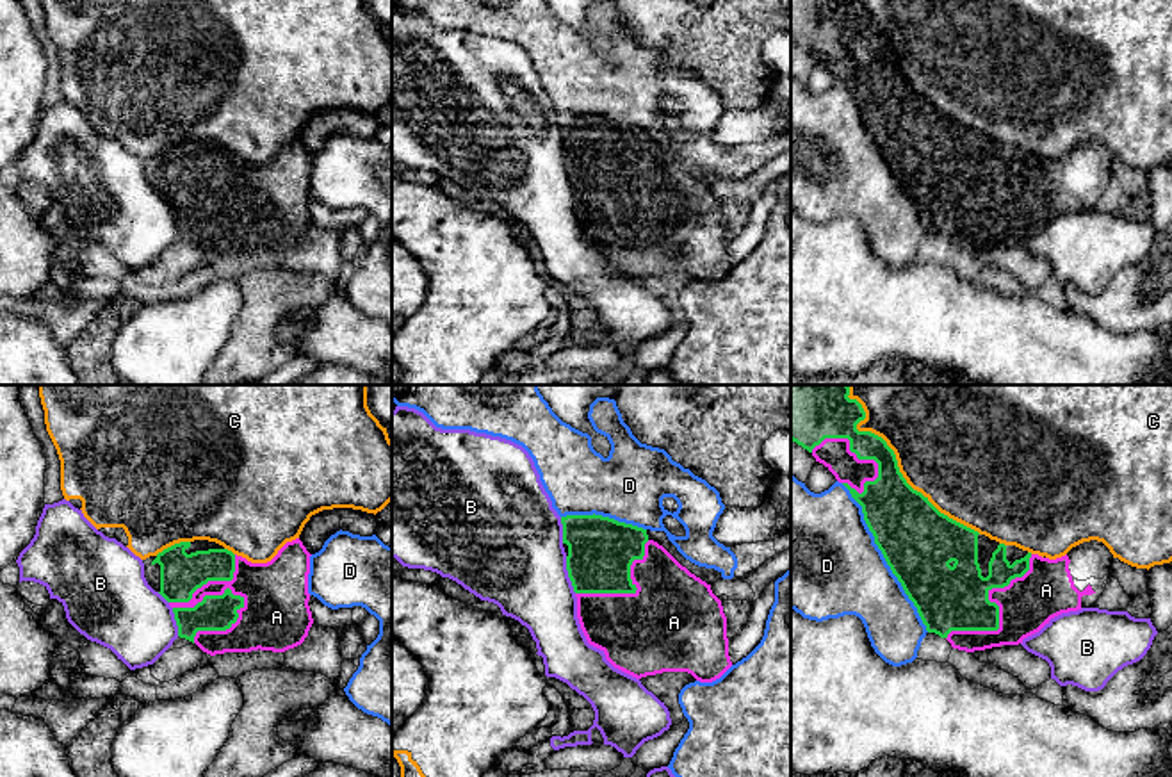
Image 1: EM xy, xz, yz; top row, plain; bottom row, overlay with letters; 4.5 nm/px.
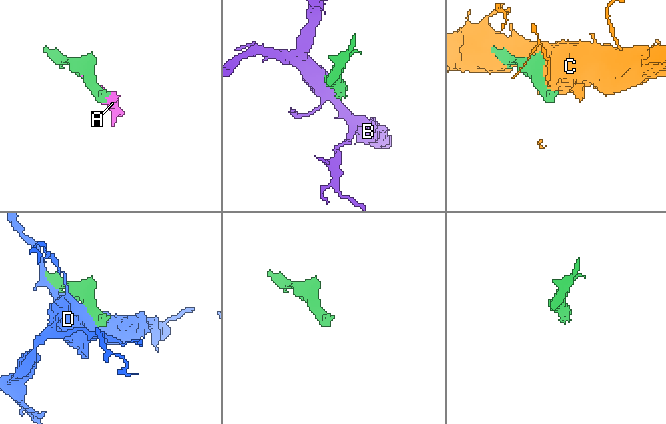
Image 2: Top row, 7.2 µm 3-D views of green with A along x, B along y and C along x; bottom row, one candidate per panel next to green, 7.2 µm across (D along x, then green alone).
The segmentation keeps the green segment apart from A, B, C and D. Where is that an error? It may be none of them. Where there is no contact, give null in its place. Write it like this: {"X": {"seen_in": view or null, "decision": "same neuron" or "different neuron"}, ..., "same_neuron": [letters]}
{"A": {"seen_in": "xy", "decision": "same neuron"}, "B": {"seen_in": "xz", "decision": "different neuron"}, "C": {"seen_in": "yz", "decision": "different neuron"}, "D": {"seen_in": "yz", "decision": "different neuron"}, "same_neuron": ["A"]}

